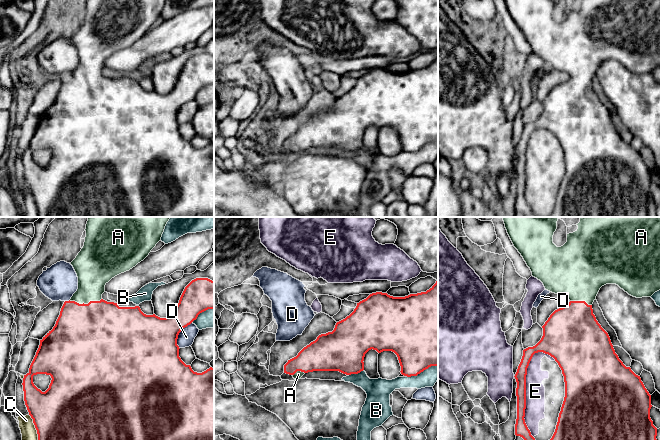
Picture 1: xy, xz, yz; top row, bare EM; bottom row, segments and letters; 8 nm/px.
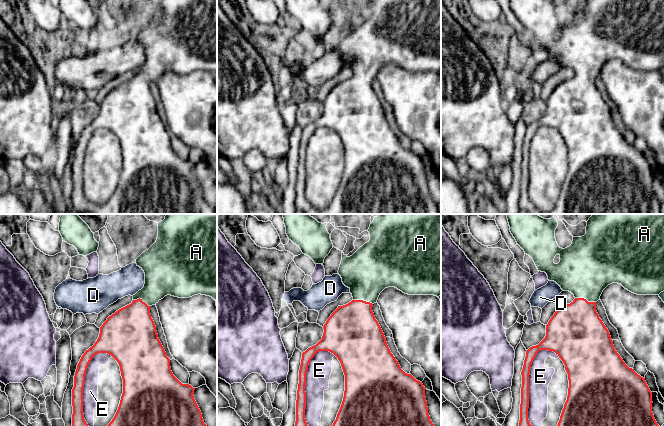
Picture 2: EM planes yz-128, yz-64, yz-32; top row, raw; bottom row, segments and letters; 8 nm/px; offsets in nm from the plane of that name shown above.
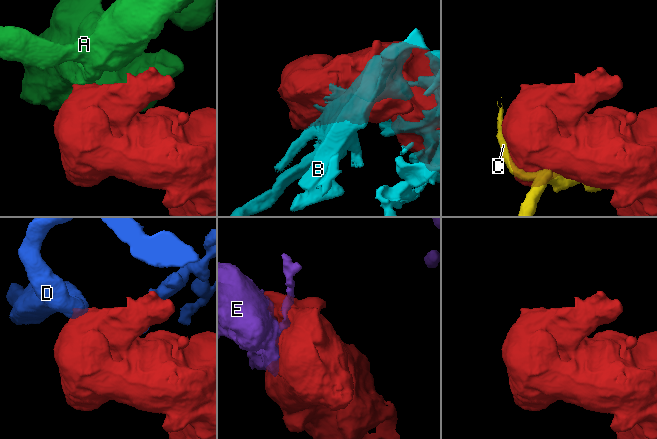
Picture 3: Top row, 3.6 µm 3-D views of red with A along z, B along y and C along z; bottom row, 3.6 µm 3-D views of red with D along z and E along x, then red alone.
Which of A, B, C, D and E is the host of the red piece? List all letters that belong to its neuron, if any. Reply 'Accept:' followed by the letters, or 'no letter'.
Accept: A

